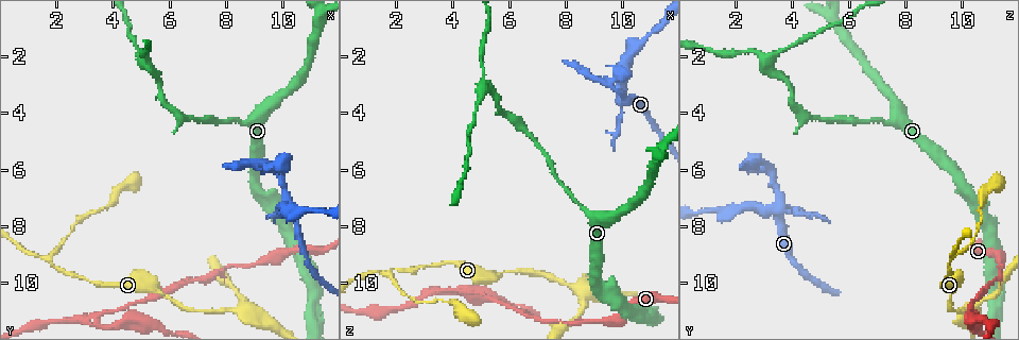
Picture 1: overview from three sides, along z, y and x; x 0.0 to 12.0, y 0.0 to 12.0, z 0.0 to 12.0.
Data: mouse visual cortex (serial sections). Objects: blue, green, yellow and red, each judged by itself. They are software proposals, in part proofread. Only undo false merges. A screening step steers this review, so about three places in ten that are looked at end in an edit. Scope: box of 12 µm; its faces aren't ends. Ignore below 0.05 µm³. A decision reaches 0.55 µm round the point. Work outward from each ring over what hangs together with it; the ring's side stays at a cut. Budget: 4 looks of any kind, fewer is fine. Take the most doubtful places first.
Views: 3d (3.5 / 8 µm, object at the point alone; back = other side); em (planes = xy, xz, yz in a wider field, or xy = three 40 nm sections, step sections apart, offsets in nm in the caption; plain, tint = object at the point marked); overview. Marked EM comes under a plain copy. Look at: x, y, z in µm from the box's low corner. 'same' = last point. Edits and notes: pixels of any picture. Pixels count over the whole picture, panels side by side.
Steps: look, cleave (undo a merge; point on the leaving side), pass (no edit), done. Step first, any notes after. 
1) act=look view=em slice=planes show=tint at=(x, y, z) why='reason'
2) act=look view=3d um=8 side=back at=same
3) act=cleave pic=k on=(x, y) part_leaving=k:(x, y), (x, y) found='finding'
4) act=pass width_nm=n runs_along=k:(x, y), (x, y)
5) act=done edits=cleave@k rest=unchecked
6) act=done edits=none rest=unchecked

act=look view=3d um=3.5 at=(1.8, 9.2, 9.6) why='side arm on a straight run'

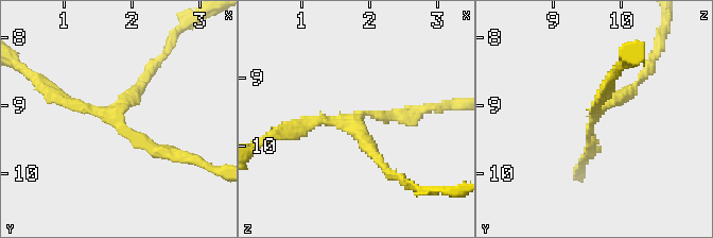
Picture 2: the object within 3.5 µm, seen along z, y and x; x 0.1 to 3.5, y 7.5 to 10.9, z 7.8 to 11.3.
act=pass runs_along=2:(590, 154), (597, 112), (641, 79) found='one cell here'

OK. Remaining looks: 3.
act=look view=3d um=3.5 side=back at=(4.5, 11.1, 10.3) why='three-way junction'

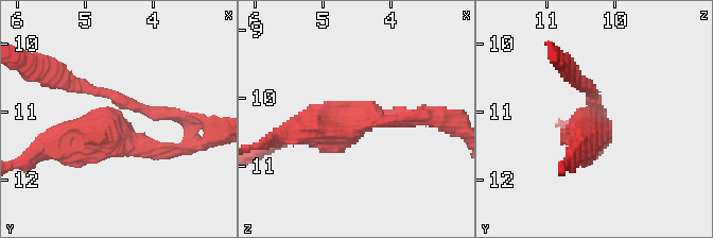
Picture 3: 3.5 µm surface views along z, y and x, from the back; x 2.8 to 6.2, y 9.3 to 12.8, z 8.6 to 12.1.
act=look view=em slice=xy step=5 show=tint at=(4.55, 11.05, 10.35)

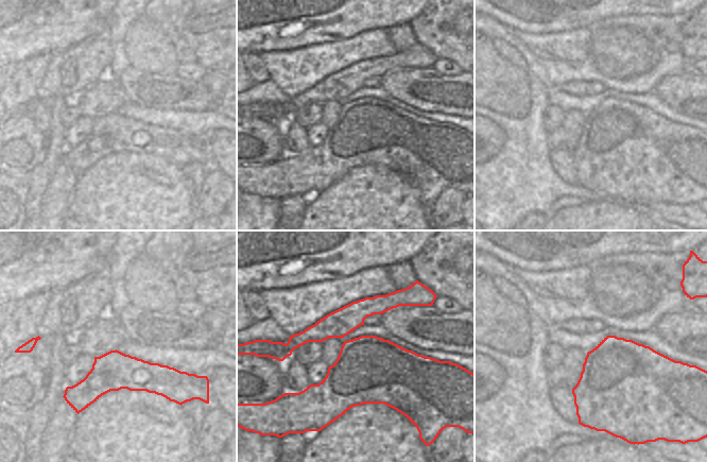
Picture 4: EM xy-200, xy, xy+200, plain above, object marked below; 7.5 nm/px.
act=pass width_nm=500 runs_along=4:(177, 376), (104, 376), (68, 391) found='one cell here'

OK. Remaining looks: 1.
act=done edits=none rest=unchecked

